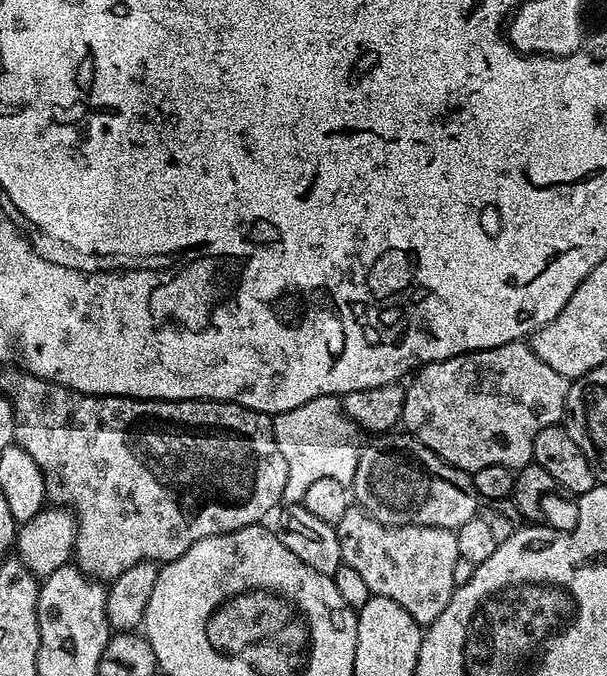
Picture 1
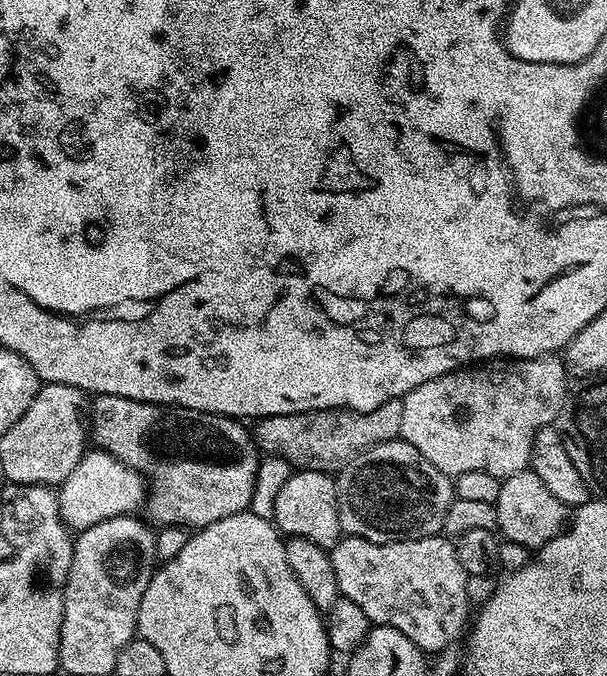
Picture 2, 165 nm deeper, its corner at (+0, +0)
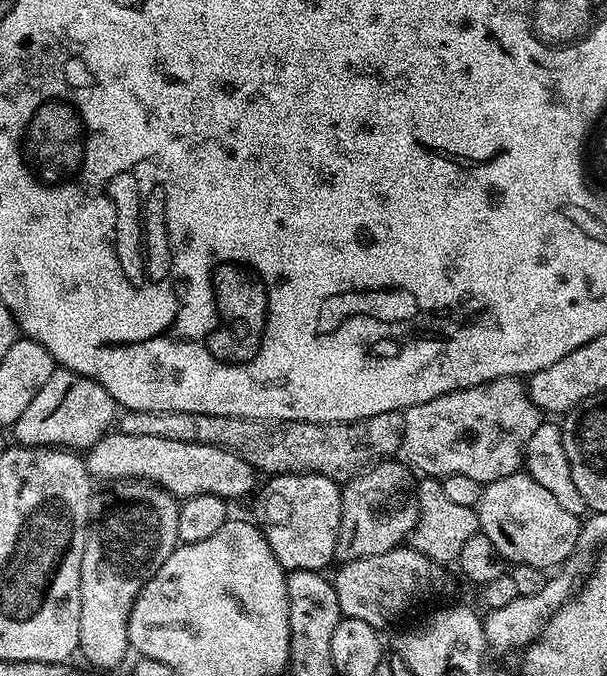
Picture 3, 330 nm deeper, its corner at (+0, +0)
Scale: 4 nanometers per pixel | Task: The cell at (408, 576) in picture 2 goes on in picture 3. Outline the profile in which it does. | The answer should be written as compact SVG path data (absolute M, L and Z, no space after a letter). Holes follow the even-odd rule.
M411 546L391 548L386 554L345 560L339 567L334 583L341 613L350 618L362 618L362 622L370 622L370 626L378 630L384 630L388 624L388 608L392 612L404 612L415 600L434 595L444 584L445 569Z

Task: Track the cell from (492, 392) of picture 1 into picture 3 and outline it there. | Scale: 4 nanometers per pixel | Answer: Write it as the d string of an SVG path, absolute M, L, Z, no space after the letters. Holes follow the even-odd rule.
M515 376L430 398L430 402L403 409L403 414L402 456L417 473L424 472L420 474L428 478L466 474L482 485L521 471L526 442L542 423L542 413L530 398L527 383Z

